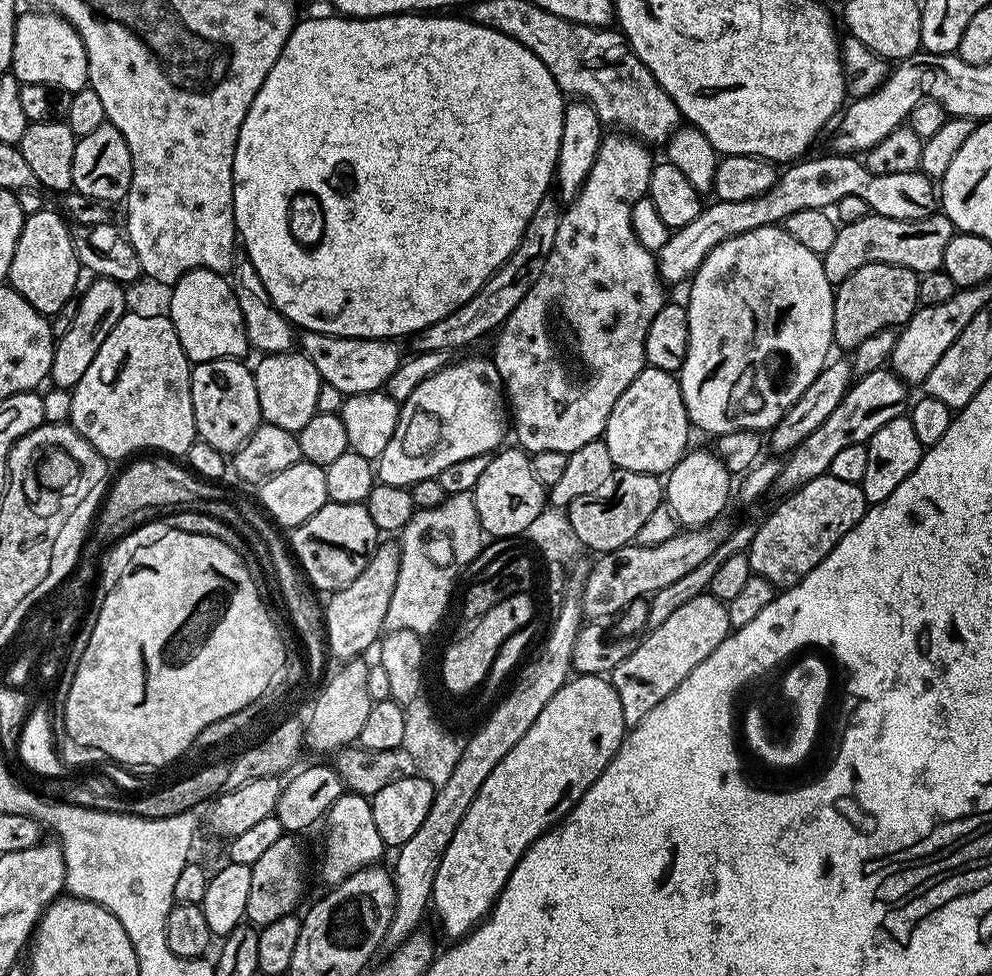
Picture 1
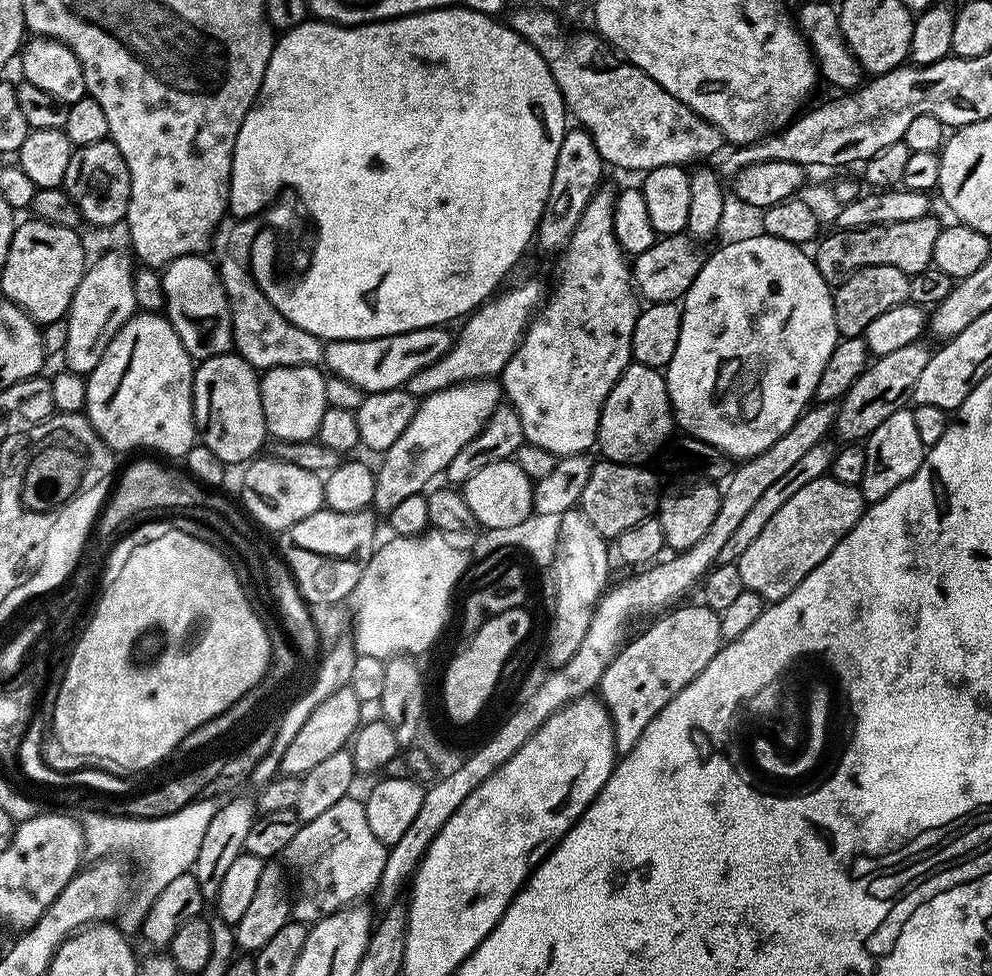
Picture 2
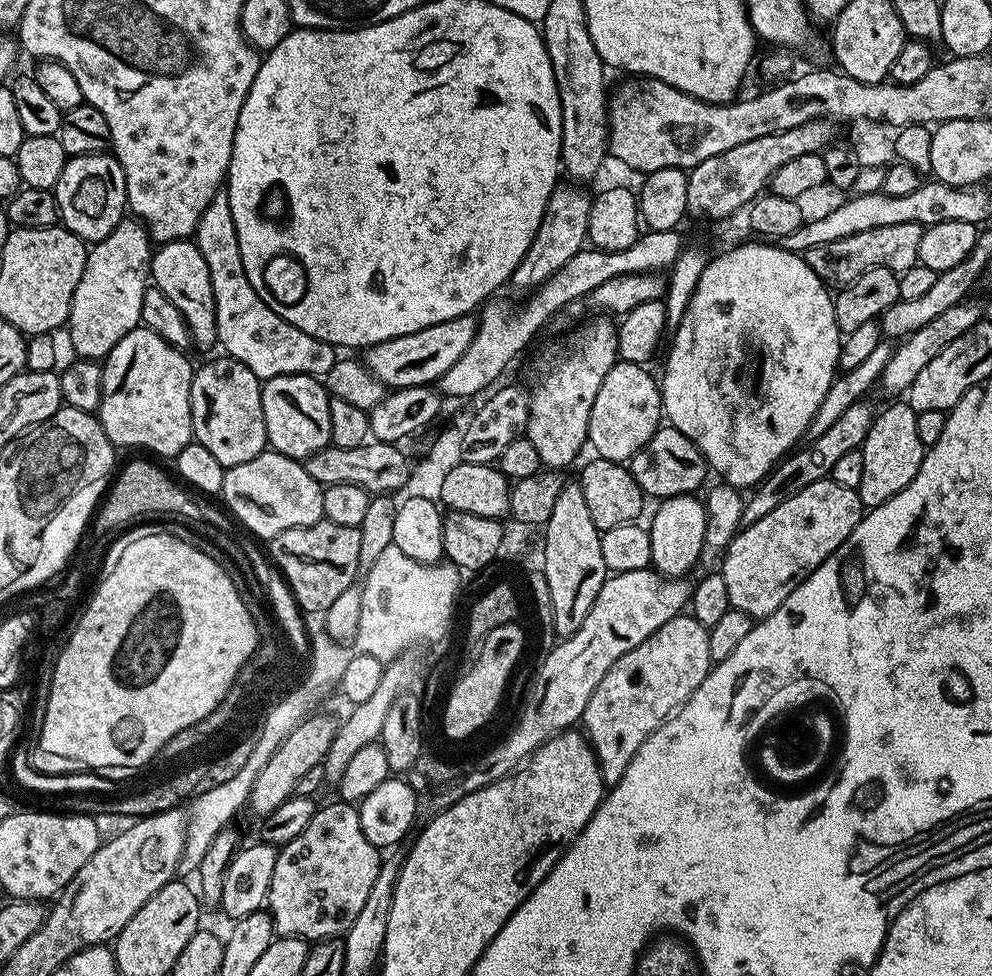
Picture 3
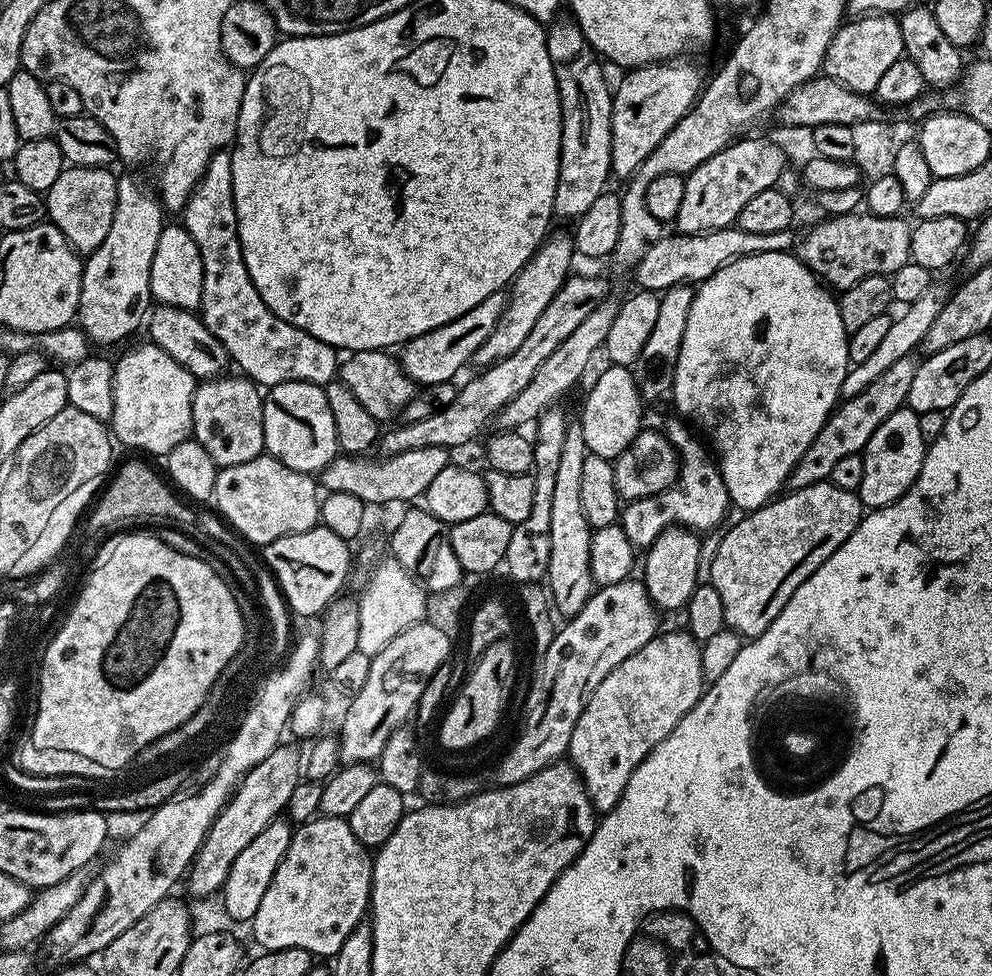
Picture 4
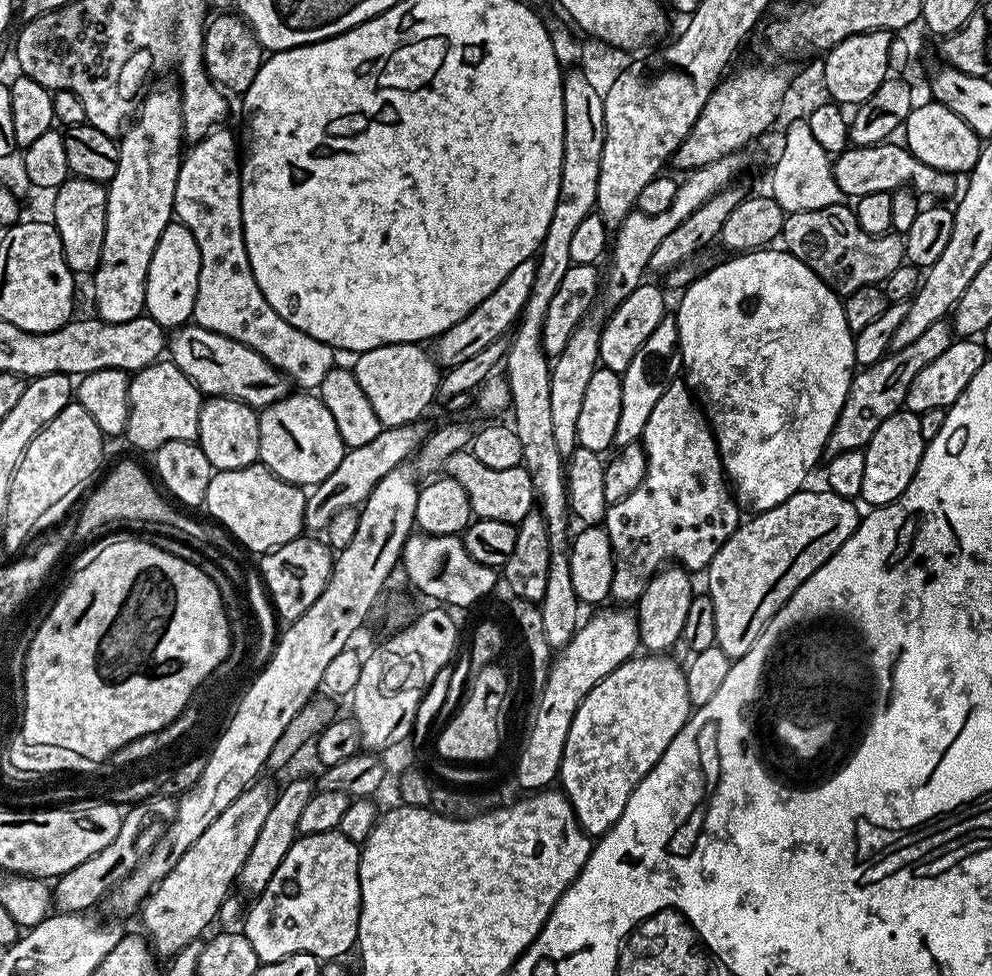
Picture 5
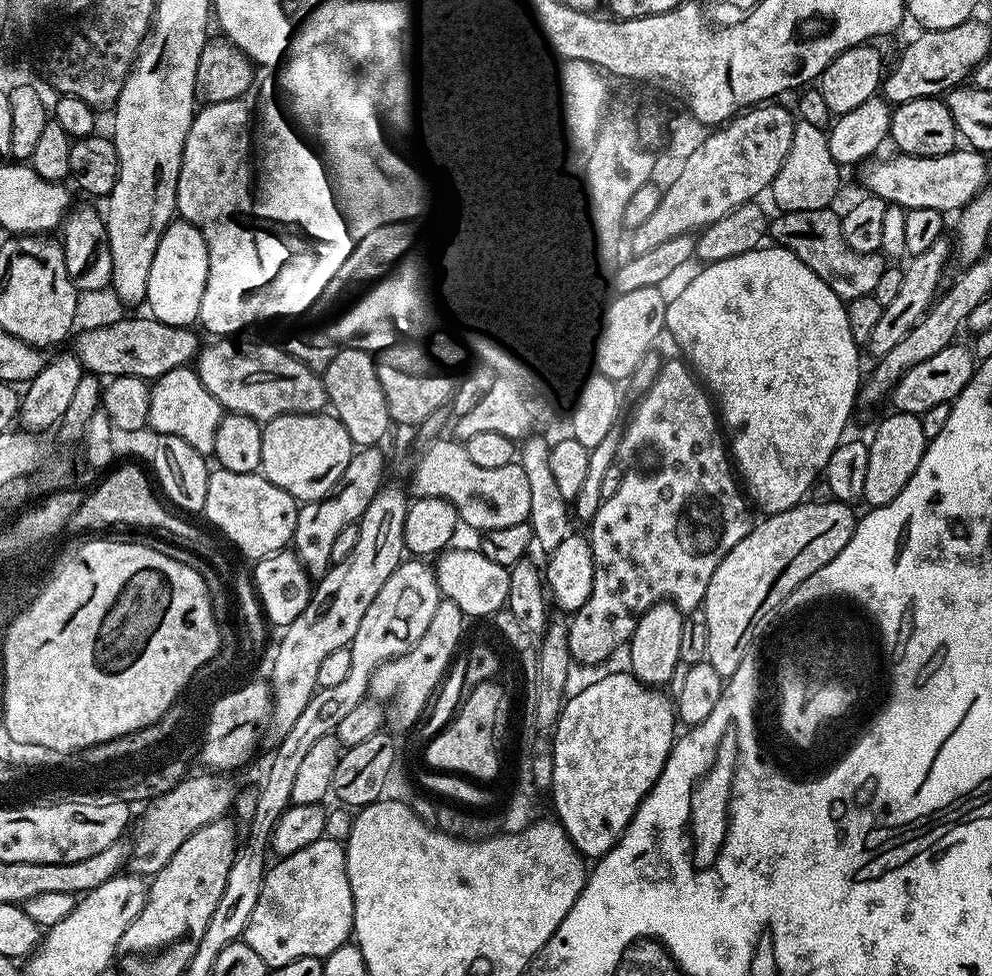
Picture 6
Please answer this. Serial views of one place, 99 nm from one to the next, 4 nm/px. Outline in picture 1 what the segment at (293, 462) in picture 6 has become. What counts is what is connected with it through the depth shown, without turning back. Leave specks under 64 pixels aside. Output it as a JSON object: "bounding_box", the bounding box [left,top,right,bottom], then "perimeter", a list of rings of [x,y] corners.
{"bounding_box":[254,350,322,433],"perimeter":[[[293,350],[290,352],[269,352],[259,357],[260,361],[254,364],[256,385],[258,386],[258,406],[263,423],[282,426],[282,430],[290,430],[297,433],[314,418],[318,406],[318,390],[322,383],[318,370],[314,370],[314,362],[305,356],[303,351]]]}

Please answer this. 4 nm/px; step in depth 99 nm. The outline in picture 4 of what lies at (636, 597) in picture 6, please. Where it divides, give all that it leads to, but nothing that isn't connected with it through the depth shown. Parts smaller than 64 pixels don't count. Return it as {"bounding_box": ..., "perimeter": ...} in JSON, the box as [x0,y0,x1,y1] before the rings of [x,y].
{"bounding_box":[618,419,730,550],"perimeter":[[[675,419],[669,422],[668,428],[666,427],[666,435],[680,457],[678,478],[662,494],[625,503],[620,513],[618,523],[623,528],[626,538],[630,538],[632,547],[637,550],[647,550],[667,528],[673,526],[690,528],[697,534],[711,533],[720,528],[719,524],[721,526],[725,523],[730,509],[726,482],[713,453],[700,445],[701,437],[696,437],[691,432],[693,429],[683,419]]]}

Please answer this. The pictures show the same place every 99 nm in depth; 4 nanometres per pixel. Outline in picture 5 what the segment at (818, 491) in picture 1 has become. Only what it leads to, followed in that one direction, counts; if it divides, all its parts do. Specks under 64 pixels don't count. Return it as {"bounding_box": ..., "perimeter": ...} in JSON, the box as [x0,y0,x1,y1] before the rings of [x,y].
{"bounding_box":[706,490,862,661],"perimeter":[[[827,490],[821,492],[795,492],[786,502],[774,506],[765,512],[757,512],[745,519],[740,527],[726,538],[726,542],[714,554],[708,563],[708,588],[706,594],[714,602],[714,630],[716,631],[715,647],[722,650],[732,661],[742,658],[754,646],[754,642],[764,632],[764,627],[776,617],[776,611],[822,567],[838,549],[844,545],[846,538],[854,534],[860,525],[862,512],[855,508],[853,501],[846,496],[839,496]]]}

